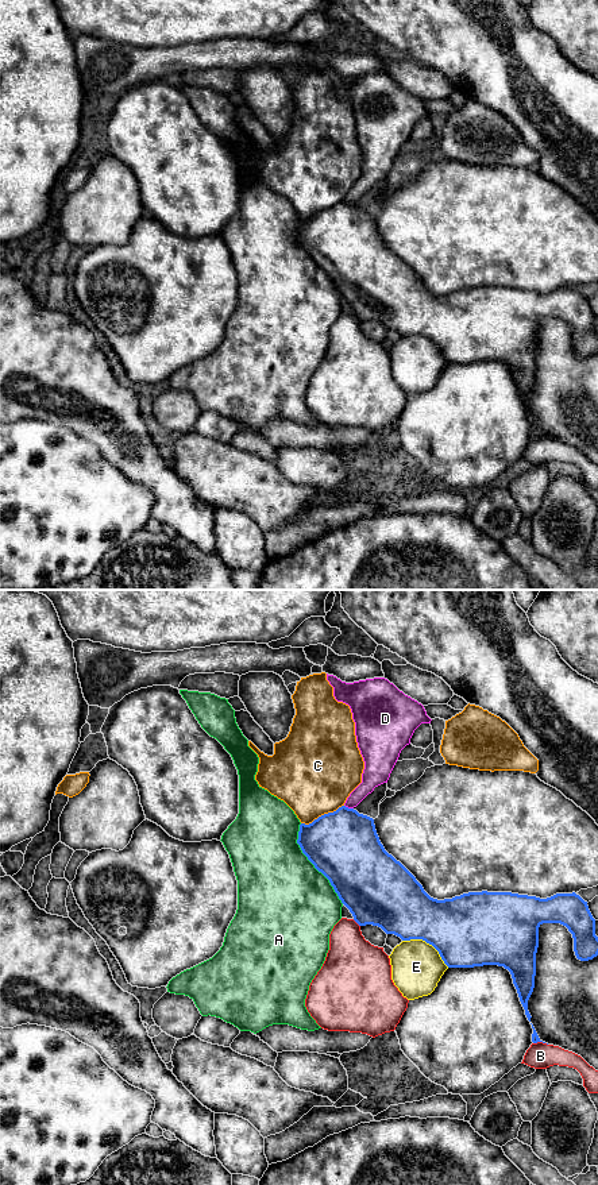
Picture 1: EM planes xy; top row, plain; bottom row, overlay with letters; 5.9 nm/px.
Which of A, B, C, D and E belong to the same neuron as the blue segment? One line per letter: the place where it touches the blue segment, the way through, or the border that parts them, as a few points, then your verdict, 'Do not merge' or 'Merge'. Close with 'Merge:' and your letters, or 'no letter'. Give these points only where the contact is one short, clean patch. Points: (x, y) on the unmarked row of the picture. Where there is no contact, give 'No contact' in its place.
A: Touches blue at xy (312, 258). Do not merge
B: Touches blue at xy (357, 317). Do not merge
C: Touches blue at xy (321, 211). Do not merge
D: Touches blue at xy (347, 203). Do not merge
E: Touches blue at xy (428, 338). Do not merge
Merge: no letter

